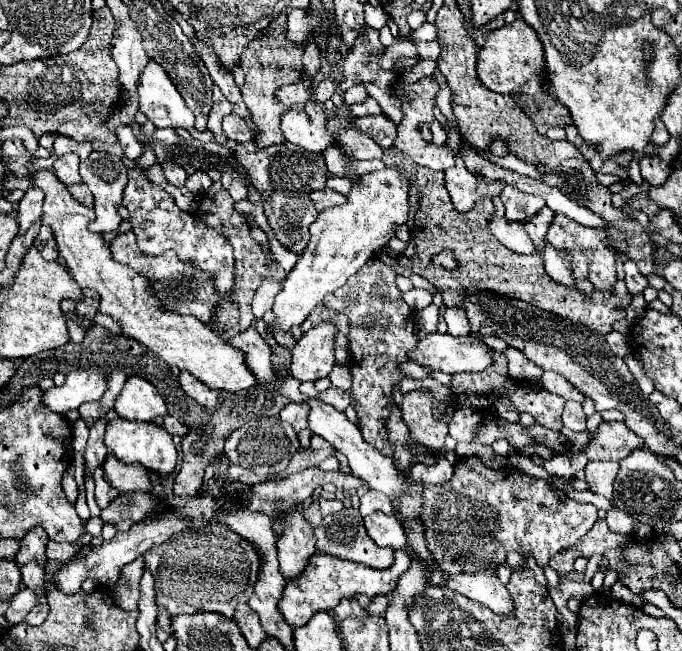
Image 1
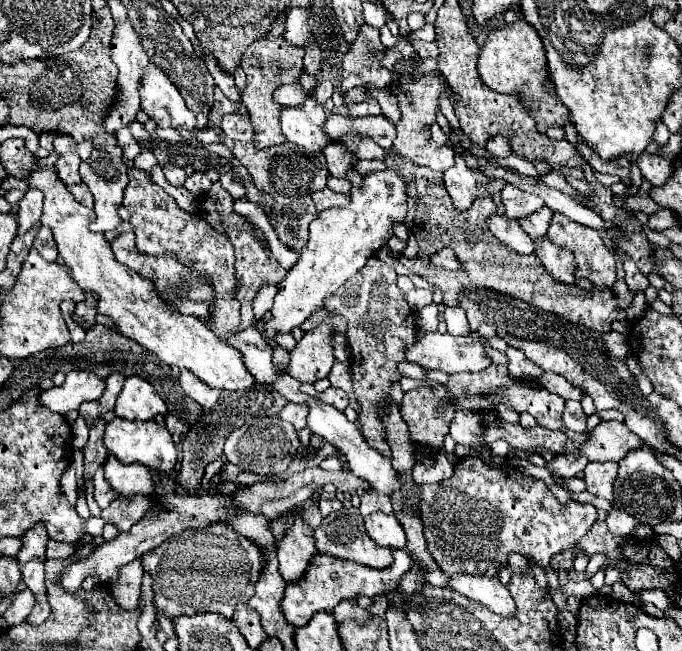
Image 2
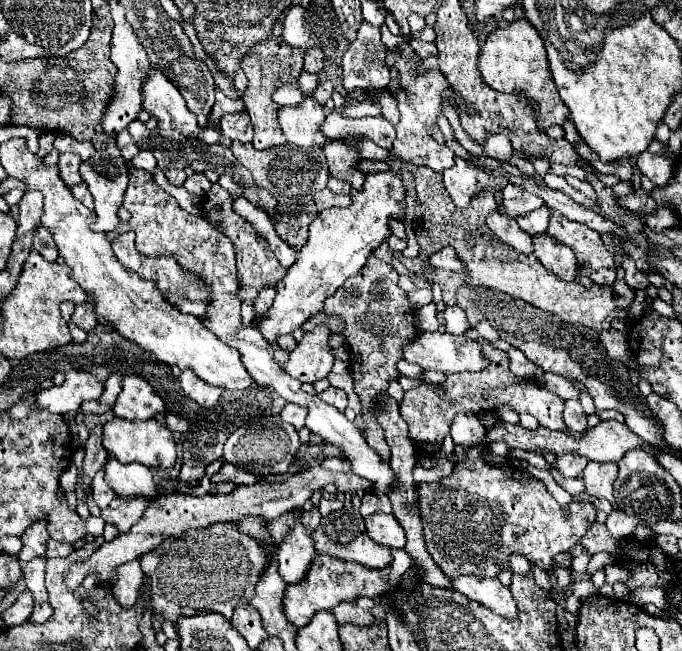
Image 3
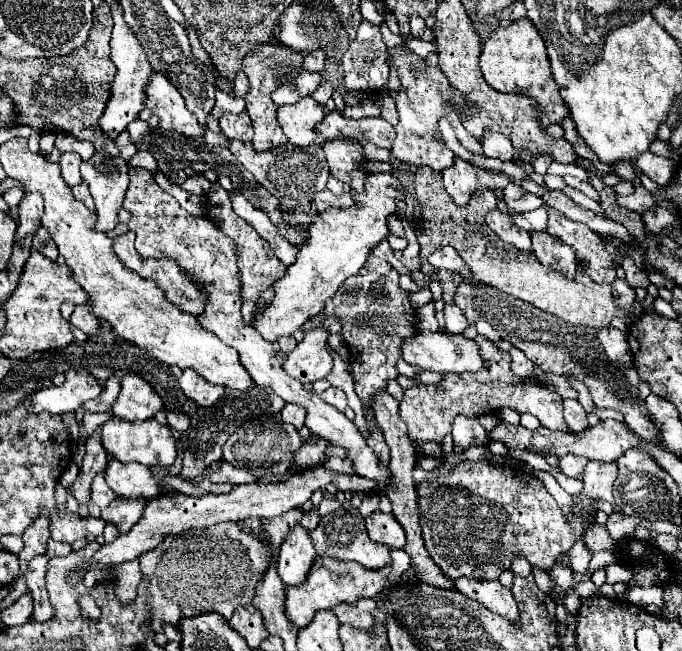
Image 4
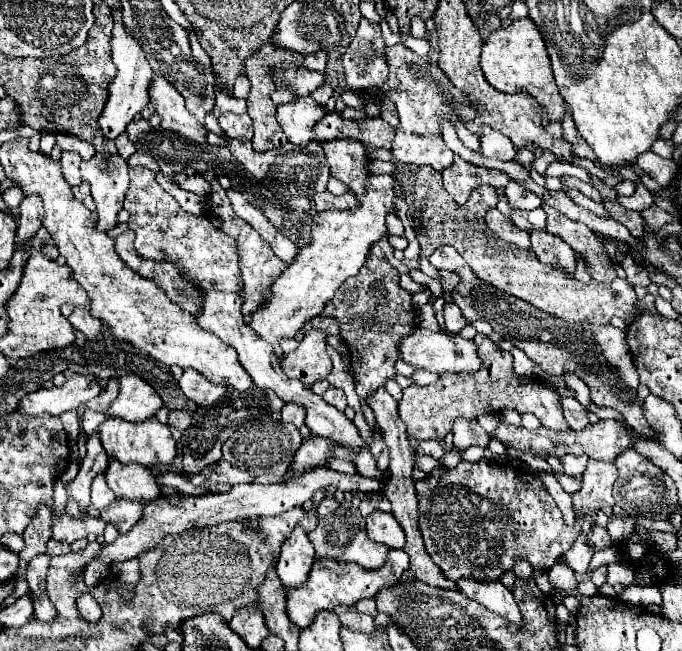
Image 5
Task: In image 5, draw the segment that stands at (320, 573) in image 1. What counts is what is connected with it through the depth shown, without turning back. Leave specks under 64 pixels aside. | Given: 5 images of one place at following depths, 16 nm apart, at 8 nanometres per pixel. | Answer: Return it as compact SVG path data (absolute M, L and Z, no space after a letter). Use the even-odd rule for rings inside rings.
M390 550L388 564L384 564L384 568L378 570L360 568L360 564L356 562L314 560L312 570L308 574L308 582L298 588L288 588L286 614L298 628L306 628L308 624L312 624L318 610L334 610L340 604L354 606L362 598L374 598L380 592L380 588L390 586L392 580L398 582L398 576L402 576L408 570L408 566L410 566L410 558L404 550Z

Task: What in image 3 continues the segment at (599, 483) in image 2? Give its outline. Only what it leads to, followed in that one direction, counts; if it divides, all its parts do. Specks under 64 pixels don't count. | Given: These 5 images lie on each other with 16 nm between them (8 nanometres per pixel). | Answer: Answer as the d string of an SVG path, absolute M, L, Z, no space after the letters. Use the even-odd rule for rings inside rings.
M588 462L588 466L584 468L584 482L586 482L584 492L598 498L606 498L608 502L614 504L612 484L616 480L616 474L618 474L616 462Z

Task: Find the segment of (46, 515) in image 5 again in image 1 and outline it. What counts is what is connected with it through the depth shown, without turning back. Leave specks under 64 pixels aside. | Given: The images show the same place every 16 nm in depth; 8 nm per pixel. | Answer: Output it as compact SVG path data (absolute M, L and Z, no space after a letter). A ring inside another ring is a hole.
M36 526L34 530L30 530L30 532L22 538L20 550L18 550L18 554L16 554L16 564L22 566L22 564L32 562L32 560L36 560L38 564L46 564L46 560L48 560L46 554L44 554L46 544L48 544L48 536L46 536L44 528Z

